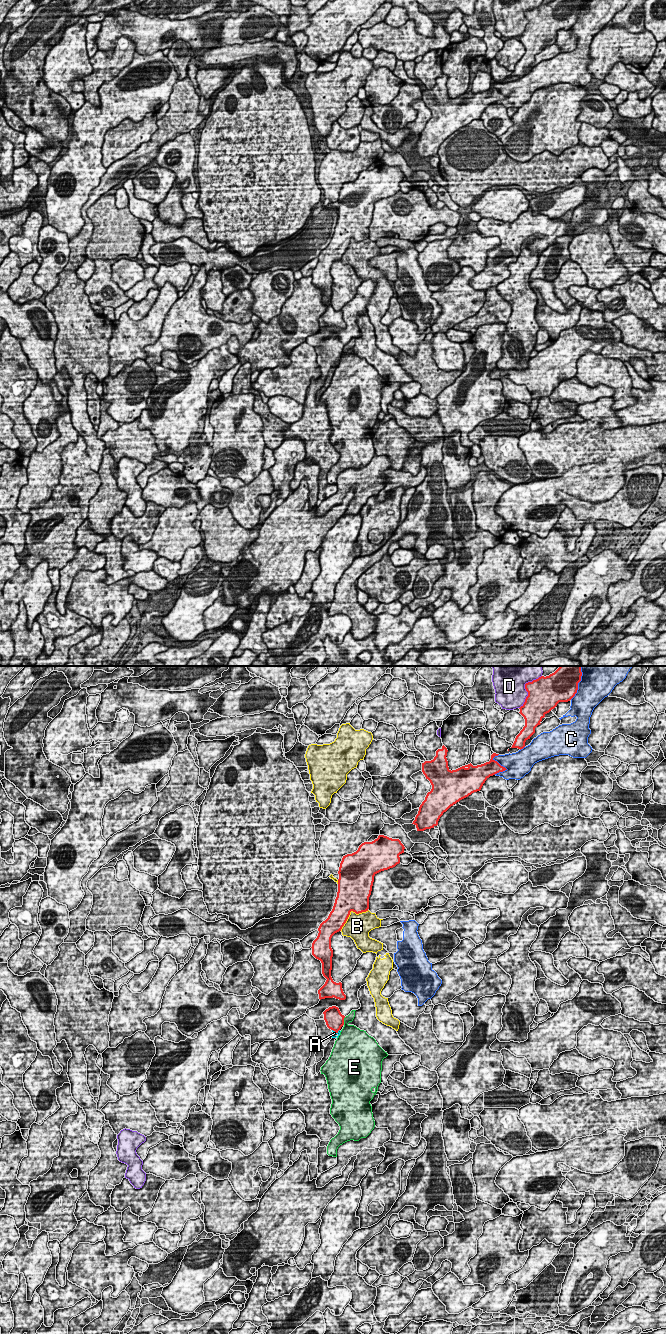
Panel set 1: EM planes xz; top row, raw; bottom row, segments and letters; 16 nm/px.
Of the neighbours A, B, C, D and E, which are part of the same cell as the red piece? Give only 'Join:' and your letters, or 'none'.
Join: A

